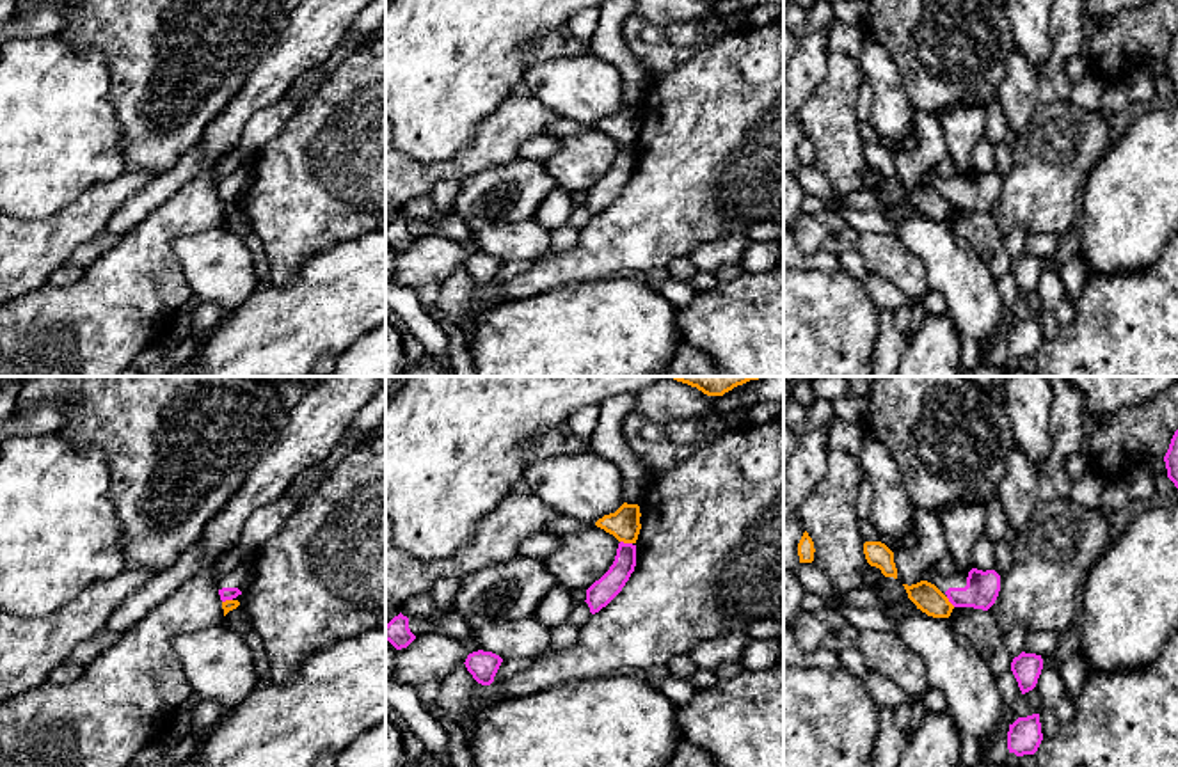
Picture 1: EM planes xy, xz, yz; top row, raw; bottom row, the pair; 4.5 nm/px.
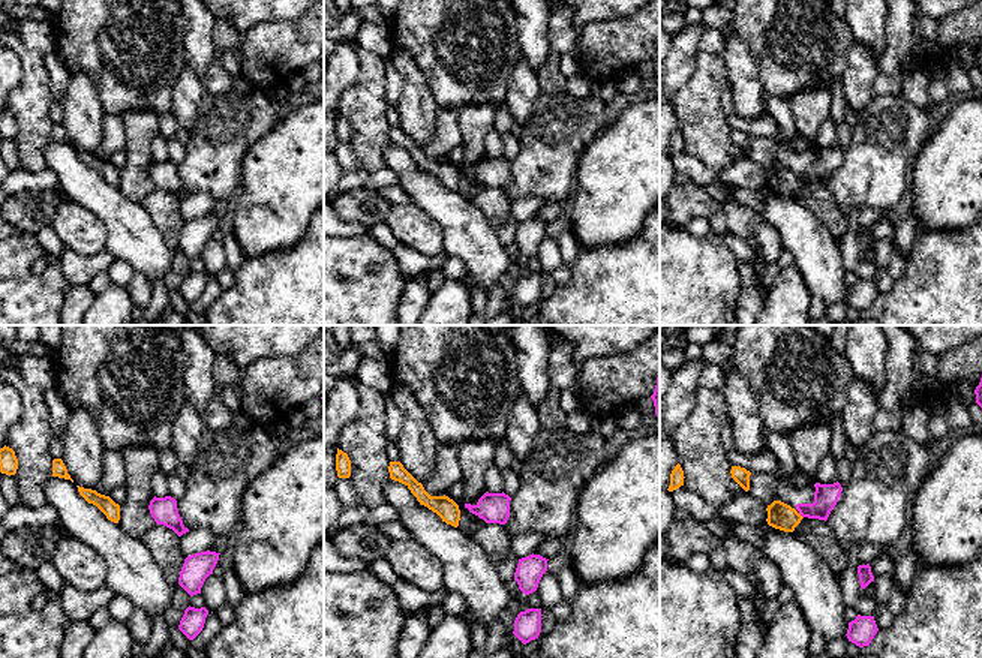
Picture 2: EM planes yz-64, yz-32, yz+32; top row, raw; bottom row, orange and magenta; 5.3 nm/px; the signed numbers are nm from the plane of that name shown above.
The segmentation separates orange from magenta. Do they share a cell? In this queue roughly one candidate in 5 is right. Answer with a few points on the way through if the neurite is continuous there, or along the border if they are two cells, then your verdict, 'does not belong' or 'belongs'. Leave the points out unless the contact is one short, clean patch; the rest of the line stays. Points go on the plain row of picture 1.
border along xz (620, 142), (631, 146); does not belong

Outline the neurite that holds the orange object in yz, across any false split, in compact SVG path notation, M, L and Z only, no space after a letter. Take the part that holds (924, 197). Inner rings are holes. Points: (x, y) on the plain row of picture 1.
M920 183L917 186L903 186L908 201L926 215L927 218L933 220L949 220L954 208L949 204L949 201L931 185Z

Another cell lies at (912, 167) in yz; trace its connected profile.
M915 110L917 147L911 153L894 154L897 181L903 186L917 186L927 170L935 169L945 156L945 133L938 115Z

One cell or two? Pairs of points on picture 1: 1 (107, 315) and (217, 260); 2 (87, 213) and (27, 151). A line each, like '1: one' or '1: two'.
1: two
2: two

